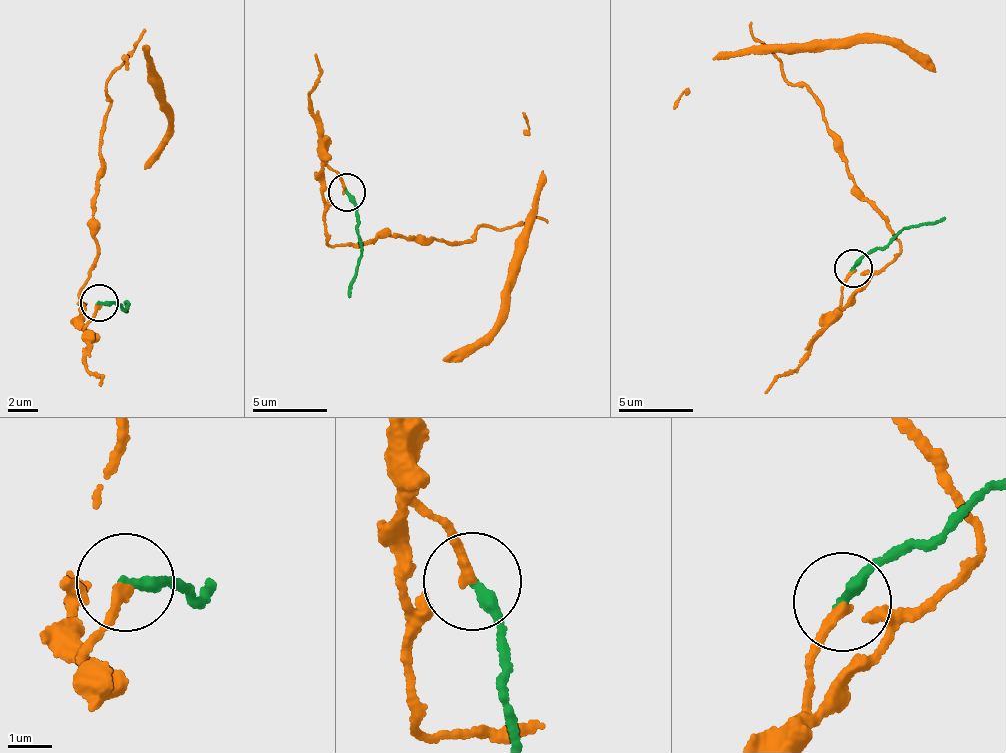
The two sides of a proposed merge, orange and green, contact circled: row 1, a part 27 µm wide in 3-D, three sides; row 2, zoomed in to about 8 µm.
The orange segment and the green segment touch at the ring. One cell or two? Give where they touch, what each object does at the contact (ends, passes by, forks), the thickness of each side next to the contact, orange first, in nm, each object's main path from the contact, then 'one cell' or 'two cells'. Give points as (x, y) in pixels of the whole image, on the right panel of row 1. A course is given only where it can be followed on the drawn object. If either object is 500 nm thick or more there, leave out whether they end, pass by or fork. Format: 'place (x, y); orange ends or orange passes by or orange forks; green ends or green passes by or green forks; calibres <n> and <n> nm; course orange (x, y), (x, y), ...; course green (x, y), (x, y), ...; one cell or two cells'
place (853, 268); orange ends; green ends; calibres 260 and 280 nm; course orange (852, 267), (842, 300), (896, 260), (901, 244), (845, 167), (819, 98), (765, 47), (867, 38), (934, 71); course green (852, 267), (886, 249), (899, 232), (945, 219); two cells

